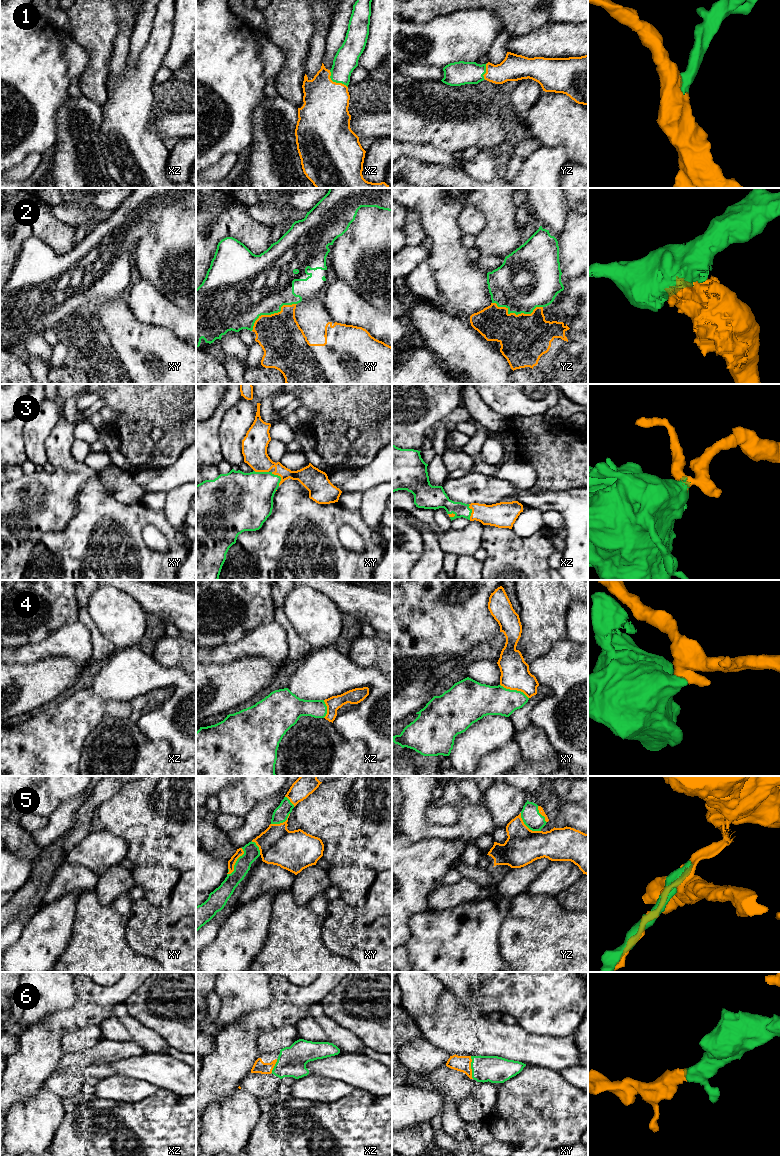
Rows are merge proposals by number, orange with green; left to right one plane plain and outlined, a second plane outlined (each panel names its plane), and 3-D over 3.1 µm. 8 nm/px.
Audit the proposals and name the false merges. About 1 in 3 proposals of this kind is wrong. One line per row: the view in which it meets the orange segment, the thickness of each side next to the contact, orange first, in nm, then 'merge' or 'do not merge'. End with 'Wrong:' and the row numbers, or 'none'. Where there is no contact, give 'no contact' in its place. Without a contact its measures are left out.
1: contact in xz; calibres 360 and 190 nm; merge
2: contact in yz; calibres 400 and 440 nm; do not merge
3: contact in xy; calibres 180 and 320 nm; merge
4: contact in xy; calibres 240 and 240 nm; do not merge
5: contact in xy; calibres 60 and 130 nm; merge
6: contact in xy; calibres 130 and 220 nm; merge
Wrong: 2, 4

